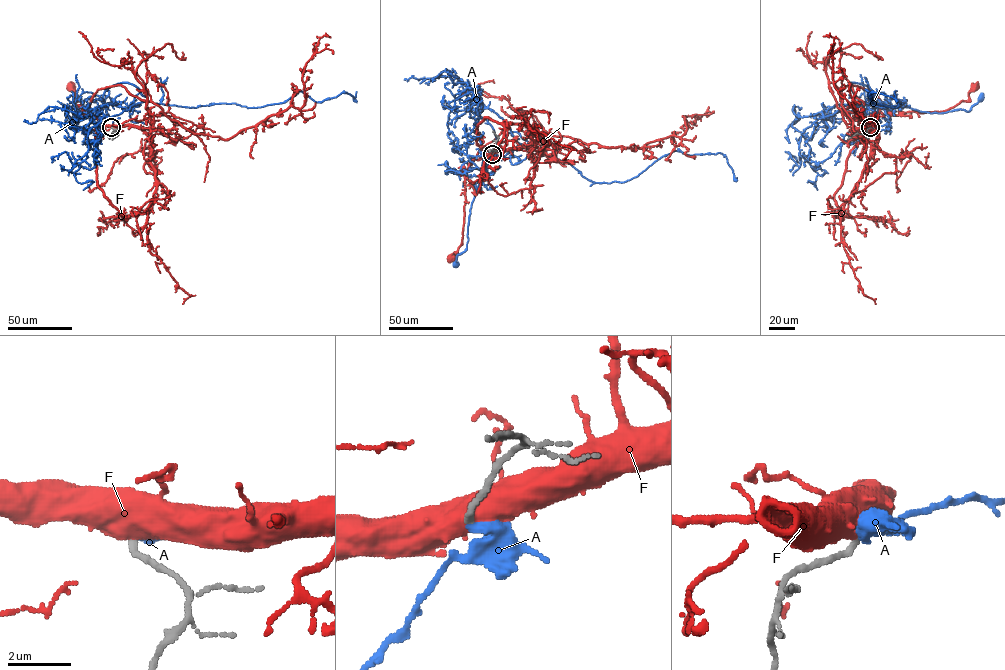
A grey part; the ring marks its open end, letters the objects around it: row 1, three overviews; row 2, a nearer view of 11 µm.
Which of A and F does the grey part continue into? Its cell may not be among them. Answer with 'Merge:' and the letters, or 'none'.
Merge: A

